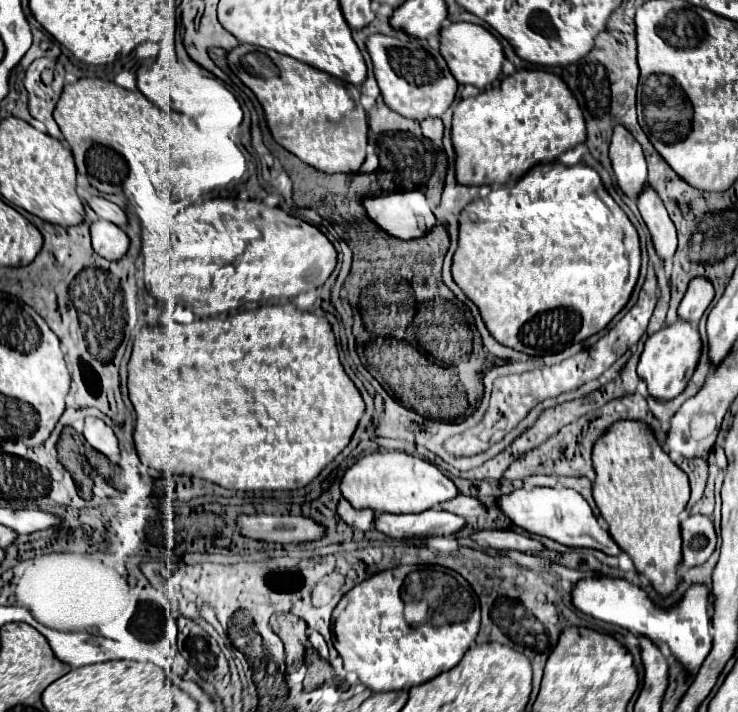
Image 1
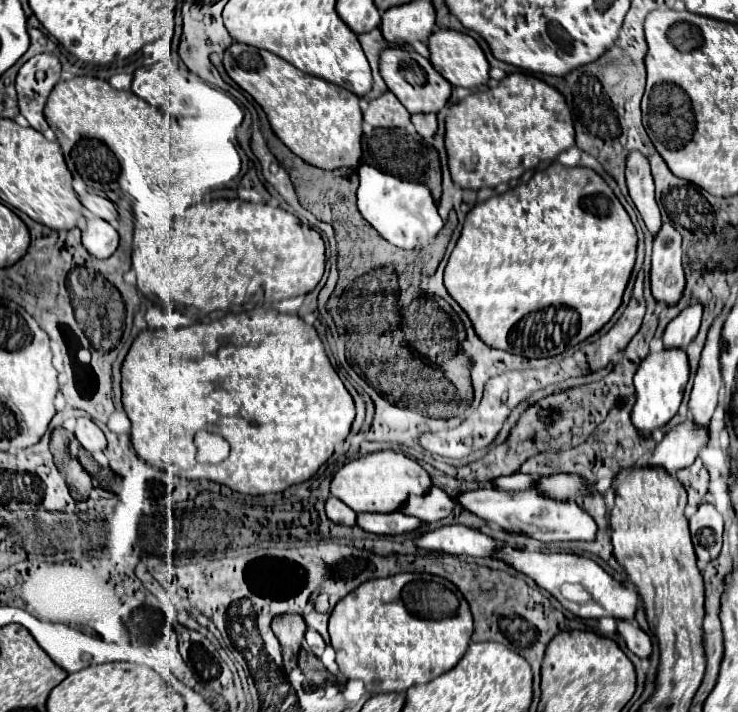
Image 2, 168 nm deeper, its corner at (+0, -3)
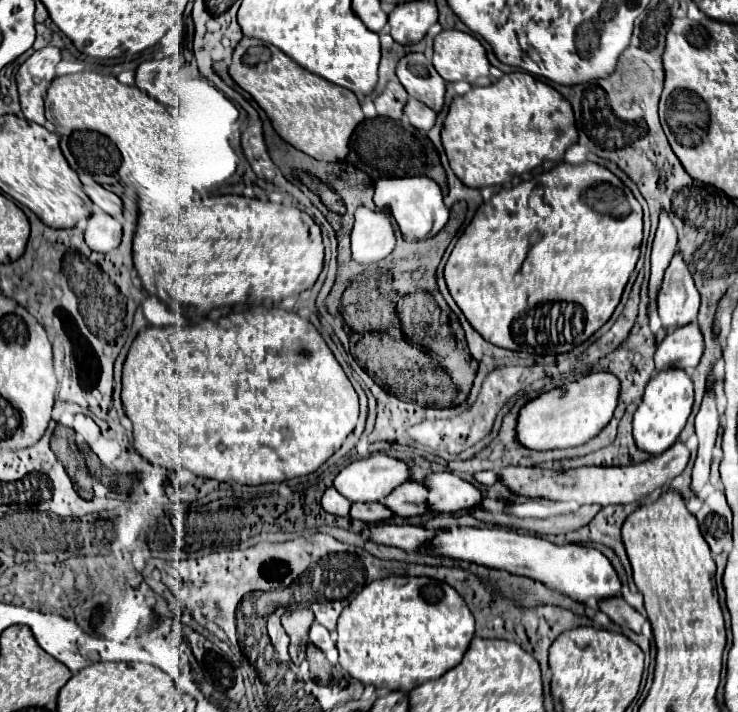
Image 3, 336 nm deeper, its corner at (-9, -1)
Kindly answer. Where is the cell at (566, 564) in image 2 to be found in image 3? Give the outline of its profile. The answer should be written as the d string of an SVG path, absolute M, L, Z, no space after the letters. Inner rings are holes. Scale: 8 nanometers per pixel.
M452 527L434 539L434 549L428 553L448 555L454 559L480 563L492 569L504 569L514 575L524 575L544 583L548 589L558 591L574 599L576 603L588 603L590 599L610 599L622 595L622 583L610 565L610 561L592 547L564 545L558 547L536 535L520 535L514 529L462 529Z

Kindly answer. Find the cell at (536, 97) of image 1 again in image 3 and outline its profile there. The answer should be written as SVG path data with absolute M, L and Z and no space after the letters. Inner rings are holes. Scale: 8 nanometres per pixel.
M514 71L506 73L498 83L474 87L470 93L454 97L446 117L446 127L442 129L442 143L456 177L472 189L482 189L502 187L510 183L514 175L532 171L542 161L562 161L566 149L578 143L578 131L574 125L574 111L566 97L530 73Z

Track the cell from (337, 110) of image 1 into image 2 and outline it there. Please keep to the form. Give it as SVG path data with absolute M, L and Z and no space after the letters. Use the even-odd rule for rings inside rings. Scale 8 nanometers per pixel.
M233 43L225 51L223 65L227 75L263 107L273 133L303 161L319 169L359 165L363 117L357 95L299 71L265 49L245 43Z

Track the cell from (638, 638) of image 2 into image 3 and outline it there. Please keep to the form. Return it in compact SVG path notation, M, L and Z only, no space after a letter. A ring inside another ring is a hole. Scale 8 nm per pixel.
M612 597L612 599L602 599L600 601L600 611L606 613L614 623L618 623L620 627L626 627L634 633L642 631L642 625L646 623L646 617L640 615L638 611L634 611L624 599L620 597Z

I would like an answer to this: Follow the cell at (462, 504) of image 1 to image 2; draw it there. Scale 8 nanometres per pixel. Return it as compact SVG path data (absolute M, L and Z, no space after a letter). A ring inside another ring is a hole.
M431 487L425 495L407 497L407 501L399 507L399 511L429 523L429 521L439 521L447 517L453 511L453 501L439 487Z

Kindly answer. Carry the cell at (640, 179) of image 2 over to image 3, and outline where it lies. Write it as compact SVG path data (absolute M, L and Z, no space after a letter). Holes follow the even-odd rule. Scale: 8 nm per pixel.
M660 211L660 223L652 243L652 271L650 271L650 313L656 311L656 293L662 283L664 269L668 267L672 255L678 251L678 235L666 211Z

